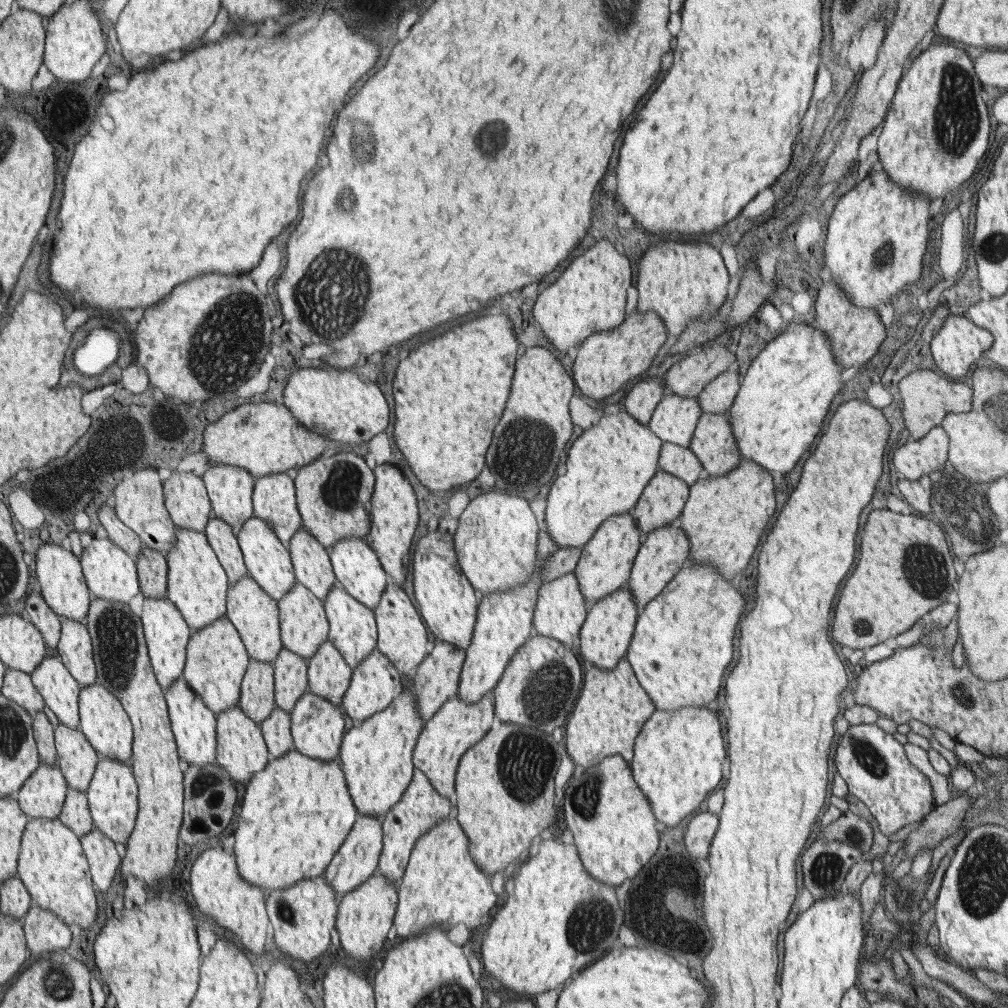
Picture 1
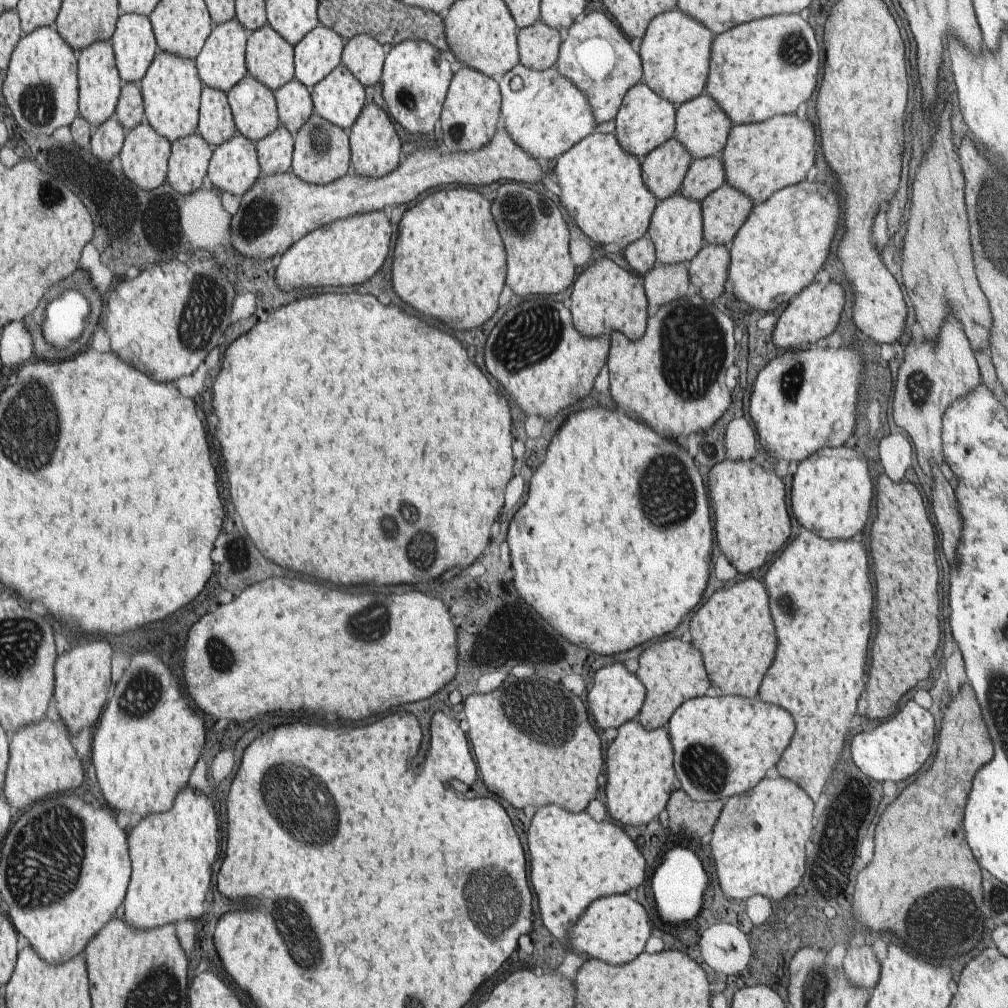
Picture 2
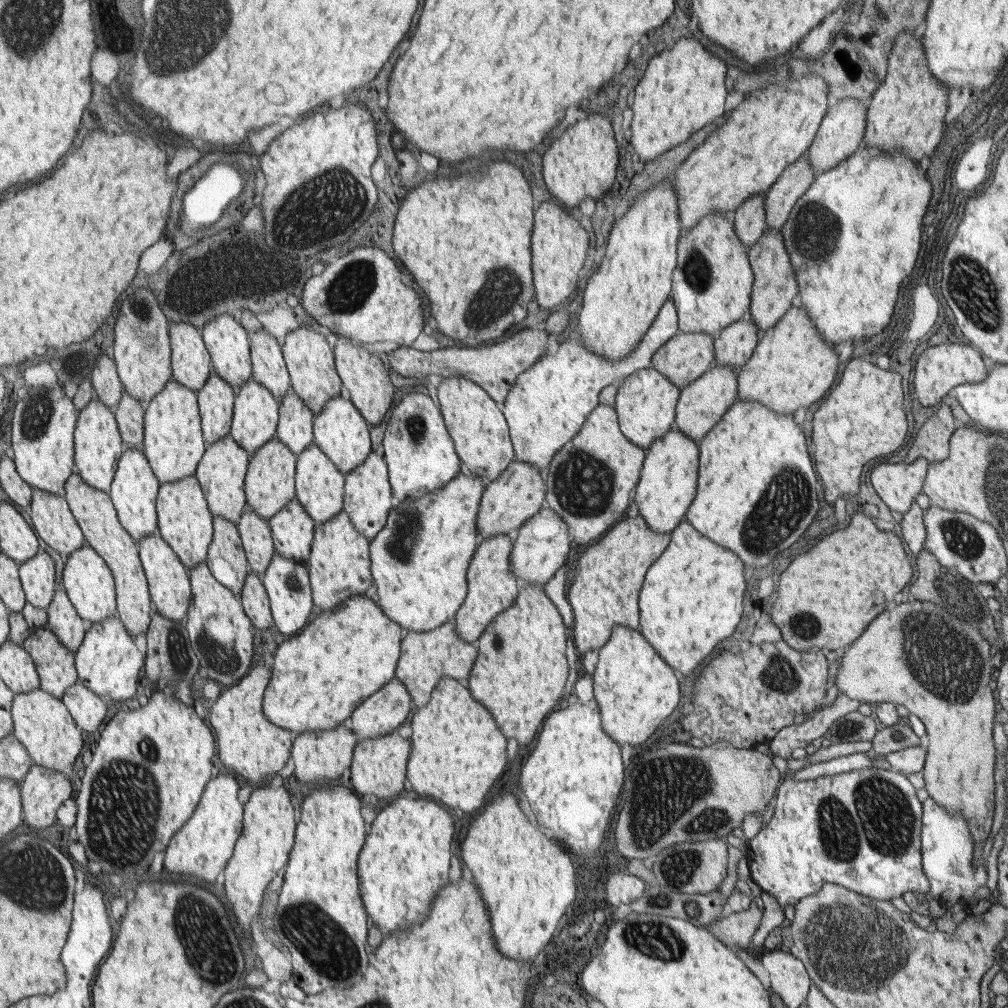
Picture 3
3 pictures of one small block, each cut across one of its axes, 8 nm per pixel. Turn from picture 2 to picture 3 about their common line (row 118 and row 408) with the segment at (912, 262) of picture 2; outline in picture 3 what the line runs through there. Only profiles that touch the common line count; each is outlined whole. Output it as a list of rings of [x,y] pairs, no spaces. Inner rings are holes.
[[[942,405],[918,430],[904,463],[912,464],[917,459],[925,459],[928,464],[934,464],[946,460],[949,456],[949,440],[954,431],[952,410]]]

